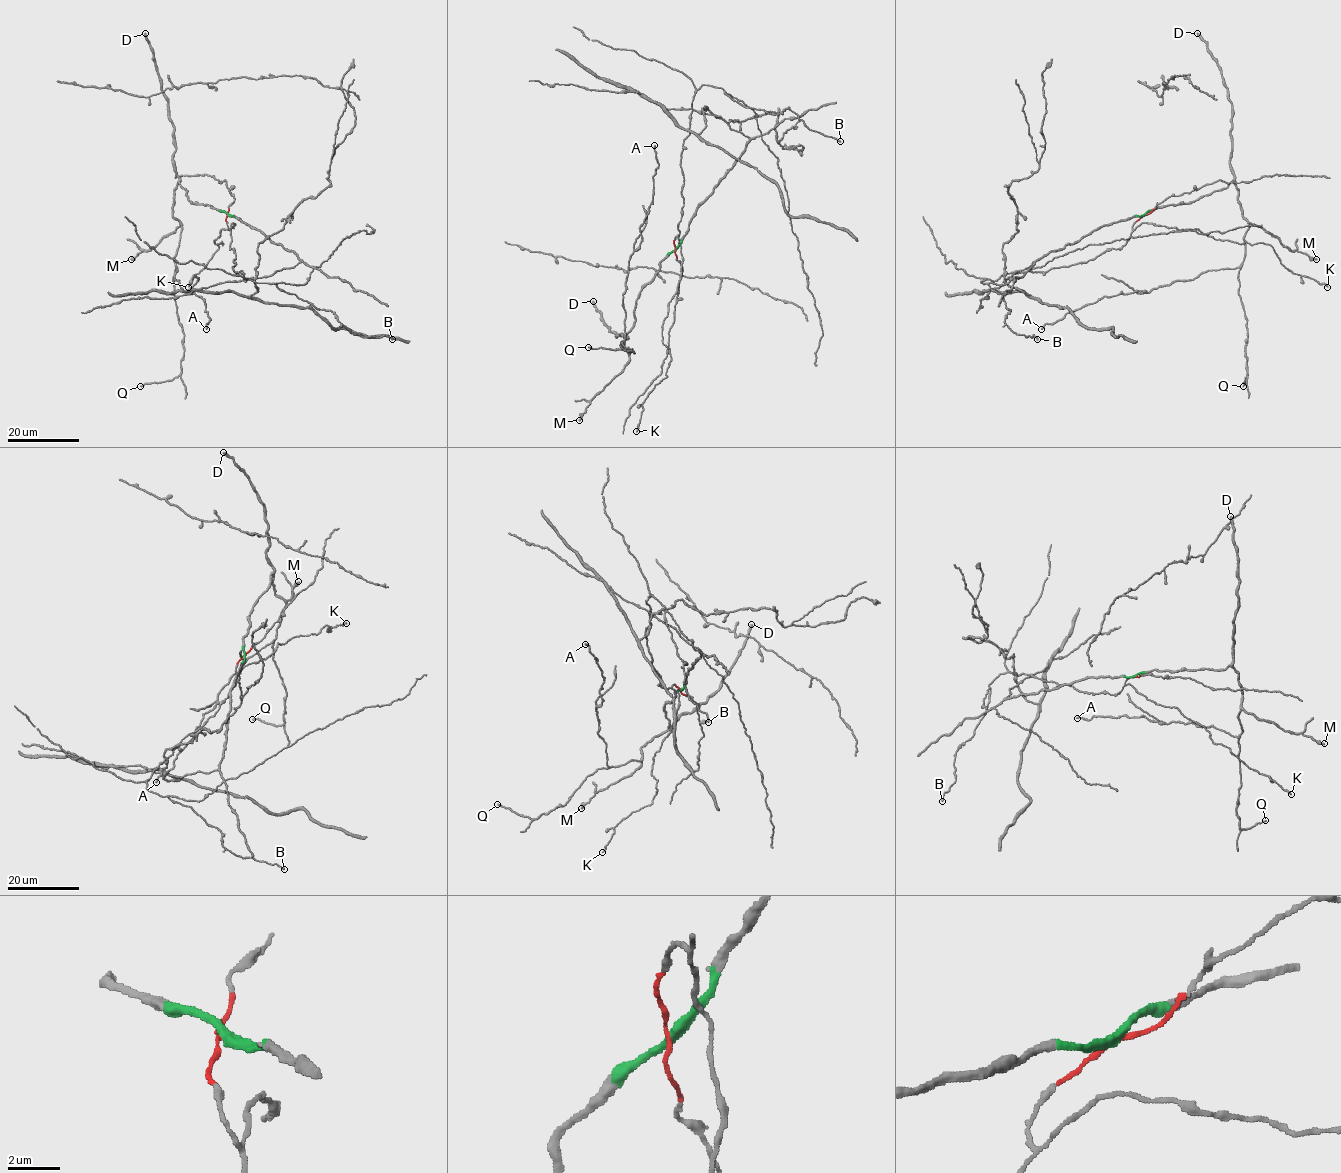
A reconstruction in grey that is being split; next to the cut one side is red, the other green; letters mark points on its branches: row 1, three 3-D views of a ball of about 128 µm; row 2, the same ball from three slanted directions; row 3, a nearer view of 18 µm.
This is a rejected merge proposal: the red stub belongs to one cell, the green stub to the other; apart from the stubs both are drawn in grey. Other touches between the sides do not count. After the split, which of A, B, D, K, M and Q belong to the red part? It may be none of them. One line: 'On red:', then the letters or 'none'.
On red: B, K

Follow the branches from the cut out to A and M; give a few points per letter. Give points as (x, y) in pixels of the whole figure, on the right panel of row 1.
A: (1144, 214), (1232, 182), (1249, 226), (1244, 261), (1148, 292), (1103, 296), (1041, 329)
M: (1144, 214), (1159, 206), (1194, 202), (1232, 182), (1242, 215), (1285, 246), (1316, 259)

